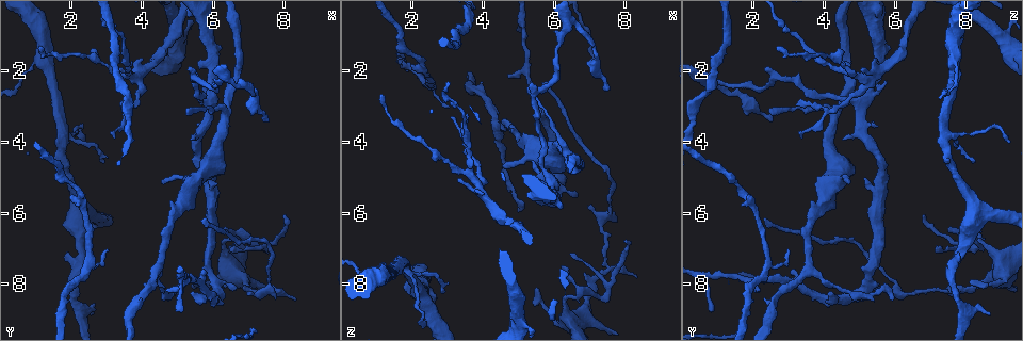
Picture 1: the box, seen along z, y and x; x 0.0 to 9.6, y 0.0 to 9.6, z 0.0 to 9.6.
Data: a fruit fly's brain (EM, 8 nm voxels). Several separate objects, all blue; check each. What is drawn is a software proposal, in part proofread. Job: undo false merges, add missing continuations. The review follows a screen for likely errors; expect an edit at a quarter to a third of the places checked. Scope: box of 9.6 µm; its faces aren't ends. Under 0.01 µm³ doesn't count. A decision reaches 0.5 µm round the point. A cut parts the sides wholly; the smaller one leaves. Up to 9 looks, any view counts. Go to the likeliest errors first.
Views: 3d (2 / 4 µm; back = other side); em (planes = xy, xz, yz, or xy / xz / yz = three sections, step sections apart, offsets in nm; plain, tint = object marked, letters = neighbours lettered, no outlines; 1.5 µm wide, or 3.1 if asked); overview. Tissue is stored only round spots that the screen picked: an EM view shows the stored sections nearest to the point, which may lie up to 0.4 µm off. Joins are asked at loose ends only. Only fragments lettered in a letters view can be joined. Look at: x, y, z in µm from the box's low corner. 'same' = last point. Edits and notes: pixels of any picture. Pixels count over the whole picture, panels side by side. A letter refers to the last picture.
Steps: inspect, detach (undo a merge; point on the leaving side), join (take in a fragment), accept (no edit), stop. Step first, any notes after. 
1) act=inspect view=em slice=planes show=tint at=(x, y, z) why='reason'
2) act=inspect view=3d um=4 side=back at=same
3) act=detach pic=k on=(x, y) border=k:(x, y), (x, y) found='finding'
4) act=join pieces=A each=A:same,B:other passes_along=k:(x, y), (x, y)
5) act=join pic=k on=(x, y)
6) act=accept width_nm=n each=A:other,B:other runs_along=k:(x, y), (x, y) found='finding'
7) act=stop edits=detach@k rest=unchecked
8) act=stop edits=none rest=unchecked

act=inspect view=em slice=xy step=4 show=letters at=(8.05, 6.05, 6.80) why='tapers out'

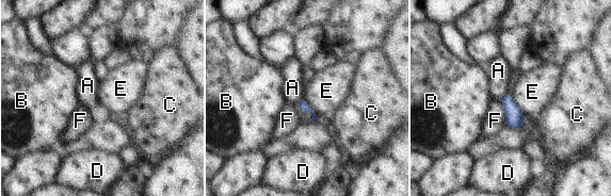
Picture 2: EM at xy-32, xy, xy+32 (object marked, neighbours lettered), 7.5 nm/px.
act=accept width_nm=80 each=A:other,B:other,C:other,D:other,E:other,F:other found='none of them fits'

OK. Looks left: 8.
act=inspect view=3d um=4 side=back at=(1.15, 1.35, 2.70) why='tapers out'

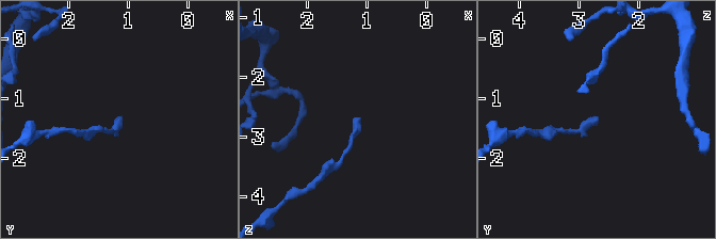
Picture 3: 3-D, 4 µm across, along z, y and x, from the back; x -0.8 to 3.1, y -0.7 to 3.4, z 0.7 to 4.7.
act=inspect view=em slice=planes show=letters at=(1.15, 1.30, 2.65) why='shape alone is not enough'

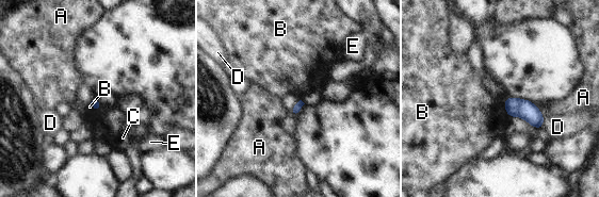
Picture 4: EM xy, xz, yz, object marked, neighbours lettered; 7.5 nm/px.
act=accept each=A:other,B:other,C:other,D:other,E:other border=4:(503, 101), (504, 107) found='no lettered fragment goes on from it'

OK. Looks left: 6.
act=inspect view=em slice=planes show=plain at=(6.05, 8.40, 4.35) why='branch point'

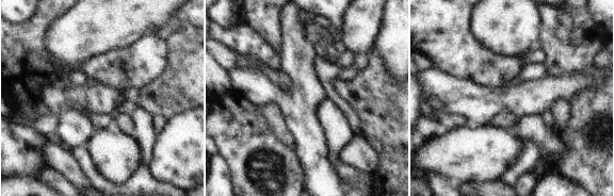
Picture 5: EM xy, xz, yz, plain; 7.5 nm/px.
act=inspect view=em slice=planes show=letters at=same why='see the neighbours'

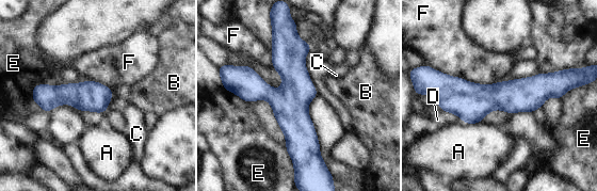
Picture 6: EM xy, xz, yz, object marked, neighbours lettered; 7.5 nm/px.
act=accept each=A:other,B:other,C:other,D:other,E:other,F:other border=6:(434, 68), (482, 84), (501, 81) found='all the same cell'

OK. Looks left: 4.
act=inspect view=em slice=planes show=letters at=(5.80, 6.15, 2.35) why='long arm stops here'

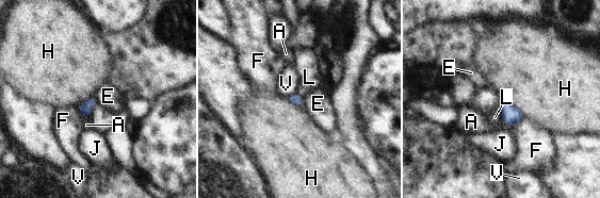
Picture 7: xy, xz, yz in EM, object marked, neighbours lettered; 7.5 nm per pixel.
act=join pieces=A longest_contact=H:240nm each=A:same,E:other,F:other,H:other,J:other,L:other,V:other passes_along=7:(512, 115), (507, 124), (474, 122) found='the cell continues'

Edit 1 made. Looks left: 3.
act=stop edits=join@7 rest=unchecked

